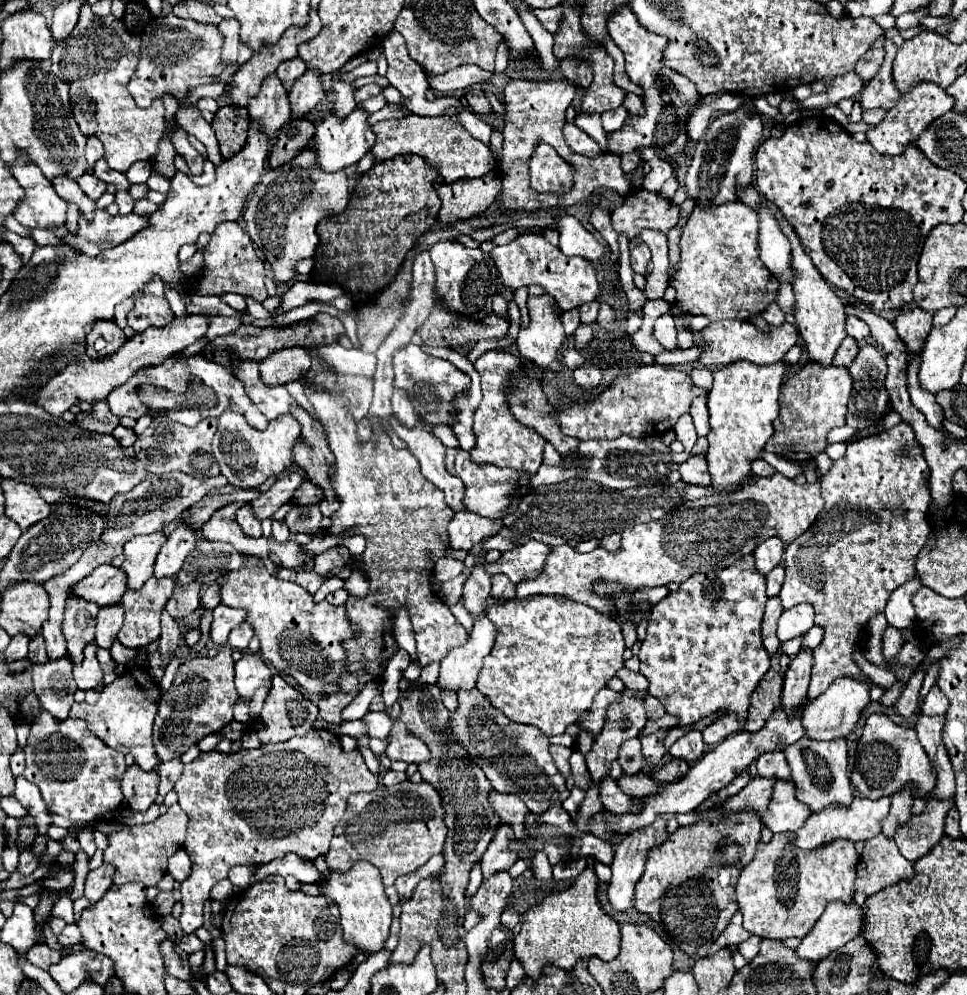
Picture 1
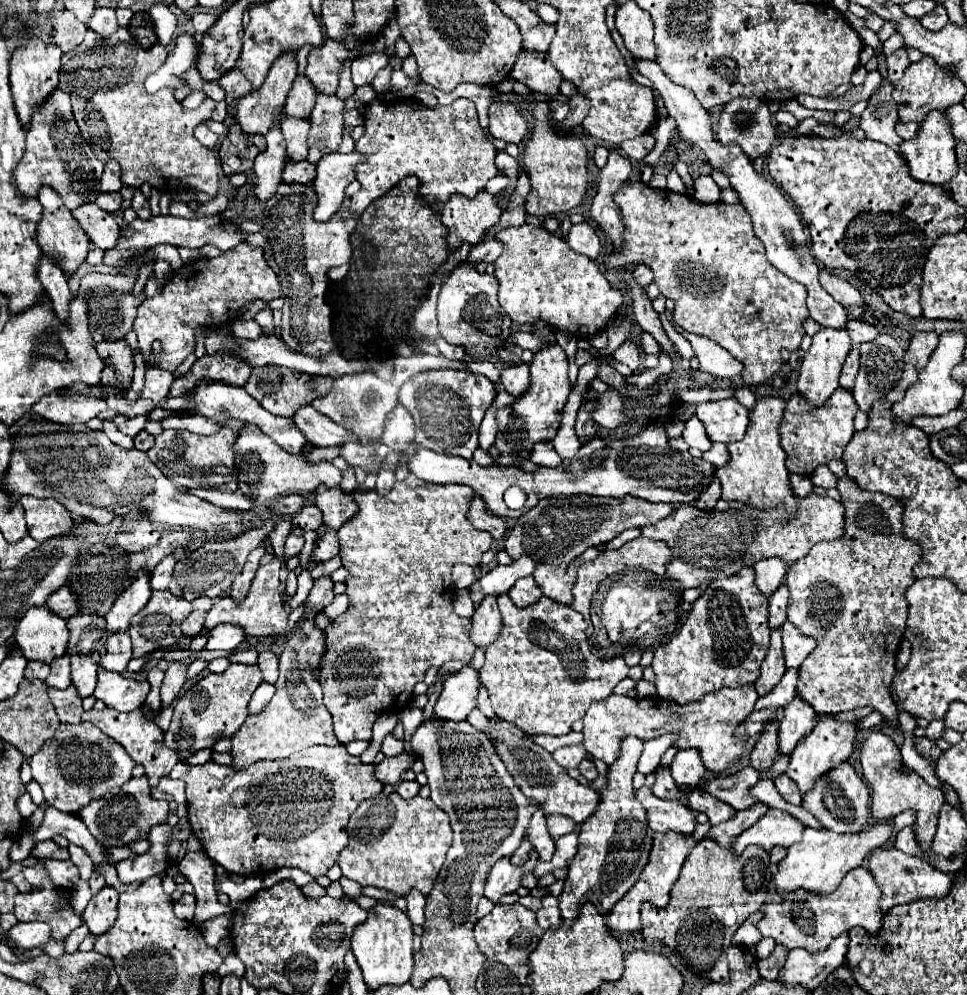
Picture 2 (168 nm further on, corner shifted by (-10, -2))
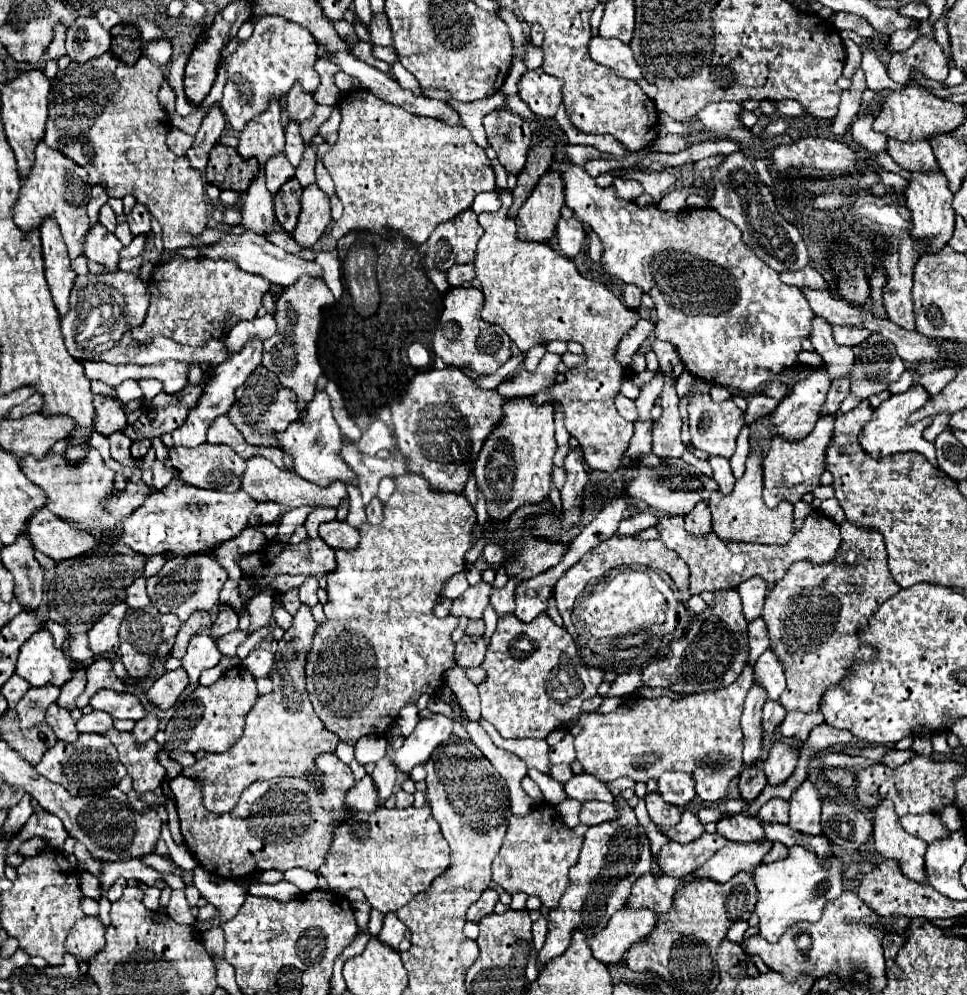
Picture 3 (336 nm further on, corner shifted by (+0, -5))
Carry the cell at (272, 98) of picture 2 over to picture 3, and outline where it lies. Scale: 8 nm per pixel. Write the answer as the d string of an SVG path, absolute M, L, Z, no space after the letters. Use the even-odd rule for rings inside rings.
M271 100L267 112L255 116L255 120L247 122L247 128L239 132L237 152L243 158L255 156L261 164L267 162L269 156L283 150L285 136L281 124L281 106L279 100Z

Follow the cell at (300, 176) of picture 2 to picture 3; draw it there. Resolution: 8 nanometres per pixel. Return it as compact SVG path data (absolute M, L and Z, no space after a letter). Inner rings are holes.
M291 178L275 194L275 216L283 226L283 230L287 232L295 230L299 210L301 210L301 204L299 204L301 192L303 192L303 186L295 178Z

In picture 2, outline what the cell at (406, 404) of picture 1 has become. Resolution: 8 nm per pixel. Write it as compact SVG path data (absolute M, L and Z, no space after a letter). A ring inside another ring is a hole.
M397 405L385 419L385 429L377 443L385 443L393 451L403 453L409 443L413 443L415 429L413 429L413 417L409 417L409 411L401 405Z

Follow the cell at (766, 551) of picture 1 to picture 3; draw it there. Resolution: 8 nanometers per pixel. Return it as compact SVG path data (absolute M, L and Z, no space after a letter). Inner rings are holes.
M753 576L751 580L745 580L743 584L739 584L737 592L743 600L743 614L745 614L747 622L761 616L765 594L767 594L767 582L759 580L759 576Z

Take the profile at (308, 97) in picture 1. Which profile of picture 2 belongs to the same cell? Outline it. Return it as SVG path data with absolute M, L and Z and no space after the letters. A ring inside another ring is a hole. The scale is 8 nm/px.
M285 117L281 123L281 133L287 143L285 161L301 161L307 157L307 133L309 133L309 121L297 121L293 117Z

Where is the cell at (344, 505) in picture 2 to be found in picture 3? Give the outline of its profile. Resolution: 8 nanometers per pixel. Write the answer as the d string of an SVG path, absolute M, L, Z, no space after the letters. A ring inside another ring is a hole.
M333 520L333 522L323 522L319 526L319 536L331 546L331 548L355 548L359 544L359 530L353 528L345 520Z

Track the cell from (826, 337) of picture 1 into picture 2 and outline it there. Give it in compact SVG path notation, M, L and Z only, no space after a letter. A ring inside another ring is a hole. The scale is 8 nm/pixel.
M821 329L819 333L813 335L813 345L805 353L805 359L799 369L799 379L797 379L797 393L811 407L823 405L833 395L833 391L839 387L839 373L841 373L841 367L847 359L849 345L851 345L851 339L849 339L847 329L837 329L837 331L835 329Z

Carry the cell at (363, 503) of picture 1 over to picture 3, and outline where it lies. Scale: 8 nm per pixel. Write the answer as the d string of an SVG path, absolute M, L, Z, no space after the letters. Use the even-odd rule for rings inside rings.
M399 476L395 478L395 492L391 494L391 498L387 500L387 504L383 506L383 514L385 520L377 526L365 522L359 532L361 532L361 540L357 544L357 548L353 550L335 550L337 556L337 568L333 572L327 574L327 594L329 594L329 602L325 604L325 616L327 620L323 624L317 626L315 632L315 640L313 640L313 648L307 654L307 692L309 692L309 700L315 708L315 714L323 720L325 728L335 732L339 736L341 742L353 746L361 736L367 734L383 734L385 728L397 718L401 706L405 706L407 702L417 702L417 698L427 692L429 696L433 696L439 688L441 688L441 678L449 668L455 668L455 644L451 640L453 630L457 628L457 618L455 616L447 616L447 618L437 618L433 612L433 606L437 602L437 598L441 596L441 590L445 586L445 582L461 572L465 568L465 552L471 548L471 540L473 540L473 528L477 524L477 514L473 510L473 506L469 504L469 500L463 494L449 494L443 496L443 492L431 492L431 484L427 484L427 480L423 480L421 476Z

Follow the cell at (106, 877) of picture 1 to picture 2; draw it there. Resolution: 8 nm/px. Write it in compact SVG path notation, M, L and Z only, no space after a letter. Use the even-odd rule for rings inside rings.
M103 887L83 911L83 921L91 935L107 933L117 919L117 897L119 893L113 887Z

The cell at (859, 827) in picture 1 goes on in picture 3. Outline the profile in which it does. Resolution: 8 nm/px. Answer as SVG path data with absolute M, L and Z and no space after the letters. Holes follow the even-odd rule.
M795 844L789 848L789 856L773 864L759 864L753 872L755 886L759 890L759 902L755 912L759 916L759 934L777 942L777 938L797 920L817 922L829 900L835 900L843 892L843 862L839 856L819 860L815 852Z

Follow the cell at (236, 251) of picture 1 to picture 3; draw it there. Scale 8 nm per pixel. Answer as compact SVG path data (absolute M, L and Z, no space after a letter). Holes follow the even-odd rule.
M173 256L171 262L159 264L153 272L153 278L149 282L151 306L145 322L133 332L133 338L137 344L149 344L153 336L169 336L179 344L191 344L191 346L197 346L209 338L225 338L227 332L233 328L233 324L255 318L257 310L261 308L261 298L267 290L269 290L269 282L263 280L263 276L243 272L235 262L227 262L227 260L213 262L209 258L185 260L181 256Z

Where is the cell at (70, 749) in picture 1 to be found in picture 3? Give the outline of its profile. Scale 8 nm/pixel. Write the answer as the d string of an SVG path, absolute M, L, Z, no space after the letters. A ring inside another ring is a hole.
M79 734L75 744L63 744L61 740L57 740L57 744L43 754L43 760L39 760L35 770L47 780L65 786L71 796L99 794L107 788L117 786L119 780L127 774L125 766L117 758L115 746L107 736L101 734Z

